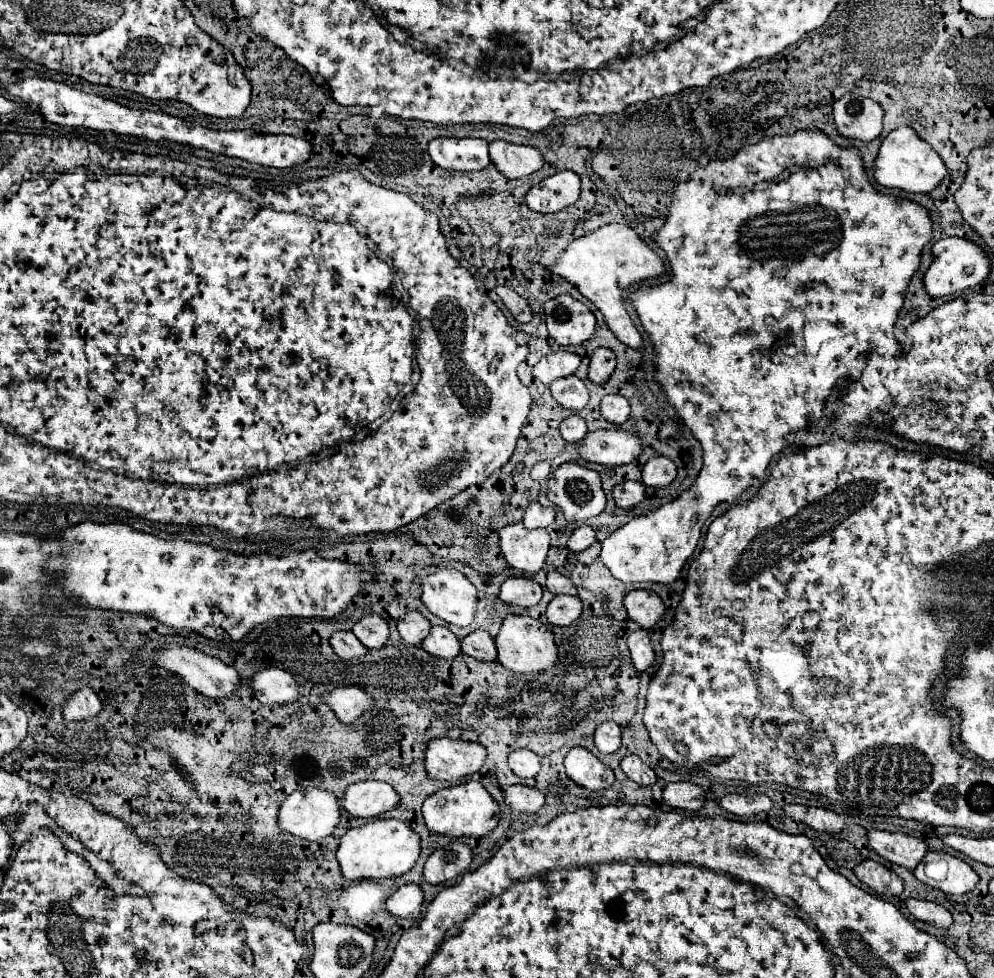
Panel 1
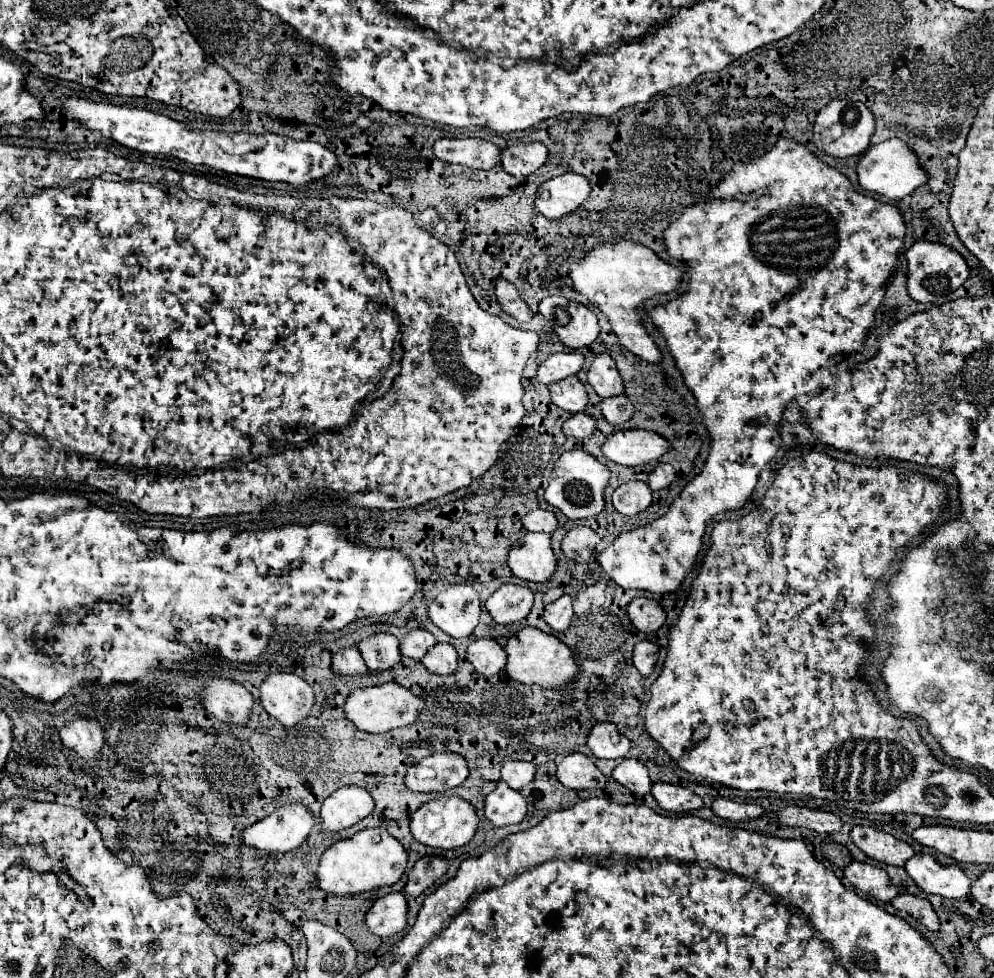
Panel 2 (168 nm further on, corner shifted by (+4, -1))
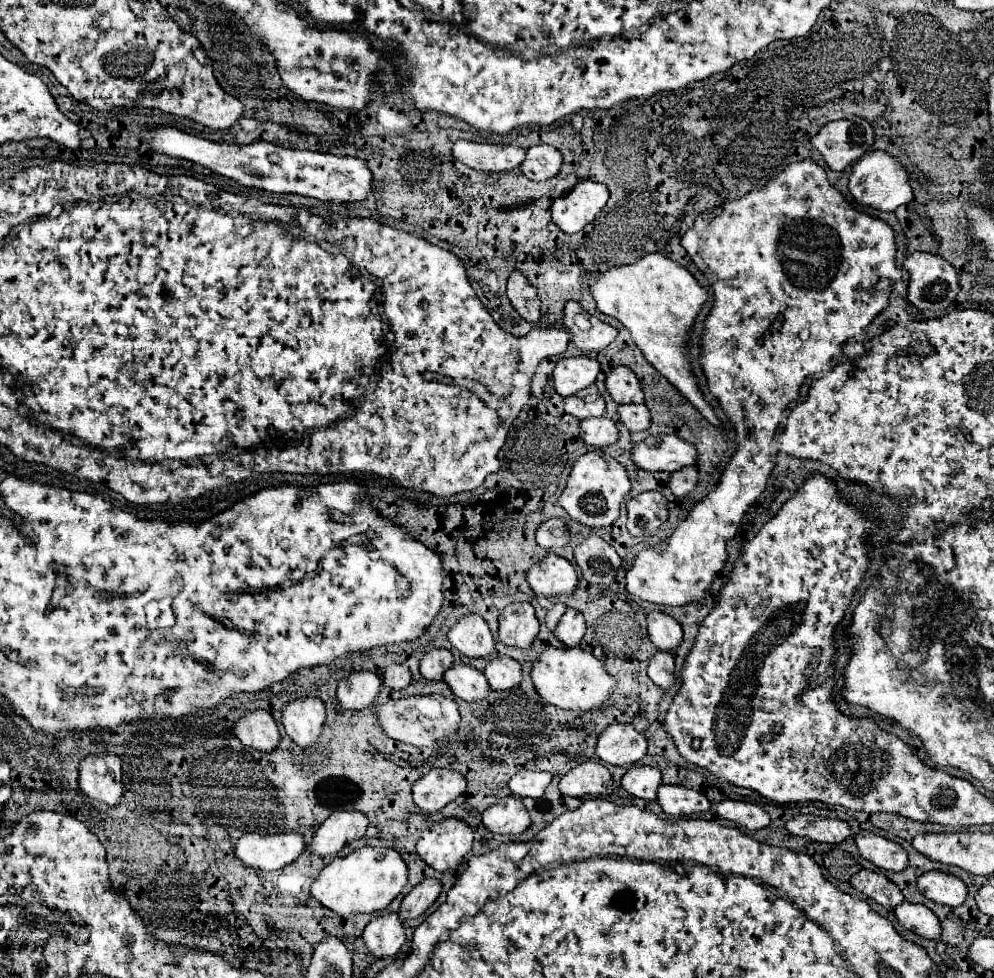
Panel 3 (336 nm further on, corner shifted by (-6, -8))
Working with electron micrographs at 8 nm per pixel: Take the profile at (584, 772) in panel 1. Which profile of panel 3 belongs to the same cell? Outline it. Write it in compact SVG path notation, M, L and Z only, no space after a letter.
M586 761L560 779L560 791L568 797L608 797L614 789L608 769L600 763Z

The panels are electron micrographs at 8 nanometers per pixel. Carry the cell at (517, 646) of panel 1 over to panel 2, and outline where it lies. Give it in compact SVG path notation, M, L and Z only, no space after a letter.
M532 626L522 628L514 638L510 638L504 650L508 654L506 674L512 680L522 684L530 684L530 686L538 684L540 688L560 688L562 684L576 682L580 674L572 650L564 642L560 642L556 636L550 636Z

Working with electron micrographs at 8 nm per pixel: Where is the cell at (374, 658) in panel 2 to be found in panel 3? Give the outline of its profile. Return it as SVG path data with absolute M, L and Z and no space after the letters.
M390 663L388 667L384 667L382 673L382 683L392 687L392 689L404 689L408 683L412 681L410 669L402 663Z

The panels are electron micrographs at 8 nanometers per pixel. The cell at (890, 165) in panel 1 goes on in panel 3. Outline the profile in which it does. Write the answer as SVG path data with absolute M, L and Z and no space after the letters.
M880 149L866 153L854 165L852 175L850 175L850 193L854 195L858 203L870 205L880 211L896 211L896 207L910 203L914 199L914 193L910 187L910 173L906 173L906 169L898 165L896 157L890 157L890 153L880 151Z

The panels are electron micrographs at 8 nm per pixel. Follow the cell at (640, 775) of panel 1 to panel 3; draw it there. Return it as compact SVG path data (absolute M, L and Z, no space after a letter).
M636 765L630 767L626 771L626 775L622 777L622 787L644 801L654 801L656 799L656 789L660 787L662 777L660 771L654 767L644 767L644 765Z

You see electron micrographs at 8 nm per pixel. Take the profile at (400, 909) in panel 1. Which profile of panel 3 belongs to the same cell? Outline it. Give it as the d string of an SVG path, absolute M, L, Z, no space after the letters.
M384 913L372 919L364 929L364 941L376 957L394 957L406 943L404 923L398 913Z

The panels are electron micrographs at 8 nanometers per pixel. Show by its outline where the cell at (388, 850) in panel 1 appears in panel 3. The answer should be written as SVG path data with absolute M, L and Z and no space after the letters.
M360 847L346 857L332 859L320 873L320 877L312 883L310 893L324 907L332 909L338 915L352 913L374 913L384 911L390 901L404 889L408 881L408 867L402 855L396 849L388 847Z

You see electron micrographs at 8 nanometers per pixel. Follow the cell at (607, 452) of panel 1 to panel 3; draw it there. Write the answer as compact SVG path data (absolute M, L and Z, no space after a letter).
M650 435L632 449L632 461L644 471L678 471L696 463L696 449L676 435Z

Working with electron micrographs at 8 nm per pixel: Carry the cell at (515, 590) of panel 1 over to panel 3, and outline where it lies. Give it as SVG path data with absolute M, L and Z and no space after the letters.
M510 603L500 613L500 641L512 647L528 649L538 635L538 619L532 603Z

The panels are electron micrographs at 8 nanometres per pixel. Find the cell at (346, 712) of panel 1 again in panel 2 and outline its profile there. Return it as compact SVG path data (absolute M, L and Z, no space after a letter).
M388 682L372 688L358 688L346 698L346 704L344 704L344 712L348 720L356 724L356 728L364 732L376 732L376 734L414 724L422 708L424 708L424 698L412 694L410 690L406 690L396 682Z

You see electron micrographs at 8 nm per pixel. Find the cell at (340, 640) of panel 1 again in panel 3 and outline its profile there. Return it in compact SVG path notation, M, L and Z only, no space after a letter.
M352 671L338 683L338 703L346 709L364 709L370 707L378 693L382 681L374 671Z

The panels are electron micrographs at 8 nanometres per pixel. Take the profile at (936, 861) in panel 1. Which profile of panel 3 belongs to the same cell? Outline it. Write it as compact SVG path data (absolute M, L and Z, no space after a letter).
M926 871L918 877L918 889L924 893L926 899L948 907L958 907L968 897L966 883L946 871Z

